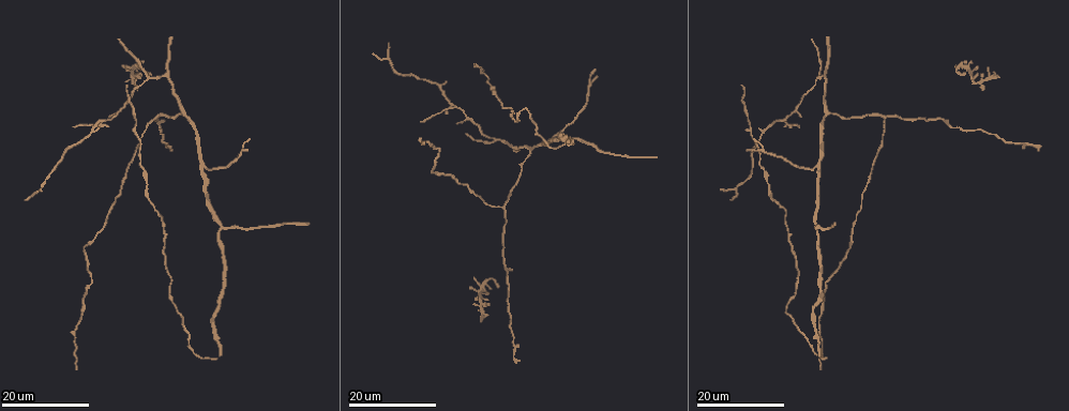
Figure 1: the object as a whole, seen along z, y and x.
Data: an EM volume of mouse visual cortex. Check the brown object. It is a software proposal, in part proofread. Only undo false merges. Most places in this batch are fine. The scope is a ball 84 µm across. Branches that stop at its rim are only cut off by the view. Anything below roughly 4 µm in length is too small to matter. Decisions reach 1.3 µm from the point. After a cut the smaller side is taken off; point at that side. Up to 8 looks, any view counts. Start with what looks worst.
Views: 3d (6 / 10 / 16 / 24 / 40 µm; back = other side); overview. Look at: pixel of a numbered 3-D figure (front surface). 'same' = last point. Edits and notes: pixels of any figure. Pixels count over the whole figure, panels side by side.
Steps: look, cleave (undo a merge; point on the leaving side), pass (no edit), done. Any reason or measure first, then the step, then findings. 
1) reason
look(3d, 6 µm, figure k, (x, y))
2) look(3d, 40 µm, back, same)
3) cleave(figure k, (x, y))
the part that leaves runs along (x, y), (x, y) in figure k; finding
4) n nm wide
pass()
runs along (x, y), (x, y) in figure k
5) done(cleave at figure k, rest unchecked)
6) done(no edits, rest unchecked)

sudden change in width
look(3d, 24 µm, figure 1, (119, 109))

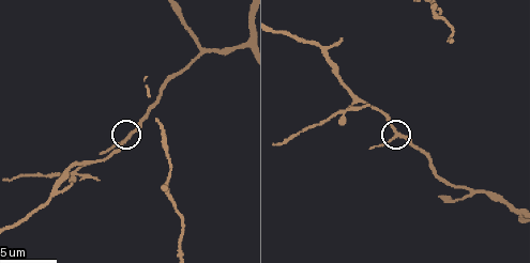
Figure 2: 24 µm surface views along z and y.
look(3d, 6 µm, figure 2, (399, 134))

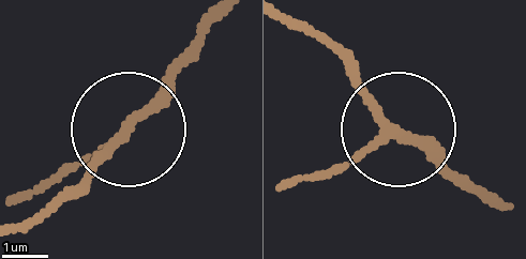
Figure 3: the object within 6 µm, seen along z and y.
from behind
look(3d, 6 µm, back, figure 3, (402, 134))

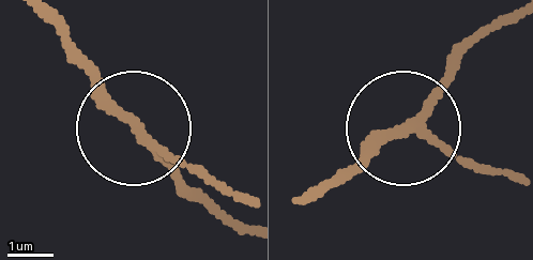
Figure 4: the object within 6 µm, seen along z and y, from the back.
3 arms
pass()
one cell here

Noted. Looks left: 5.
three-way junction
look(3d, 24 µm, figure 1, (221, 229))

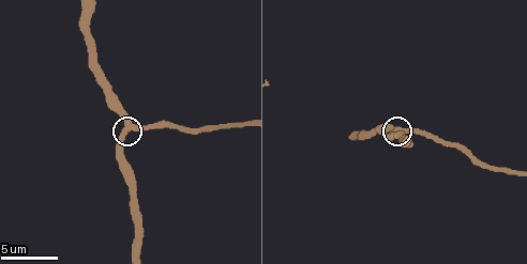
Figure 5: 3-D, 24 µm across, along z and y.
zoom in
look(3d, 10 µm, figure 5, (132, 127))

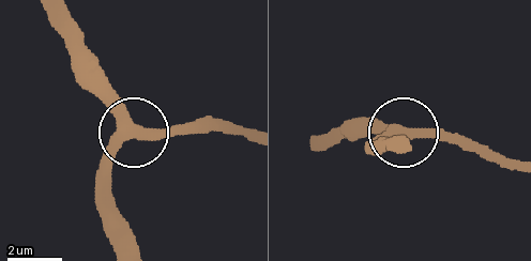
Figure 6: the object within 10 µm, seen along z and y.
pass()
all the same cell

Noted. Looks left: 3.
thick turns thin
look(3d, 24 µm, figure 1, (95, 237))

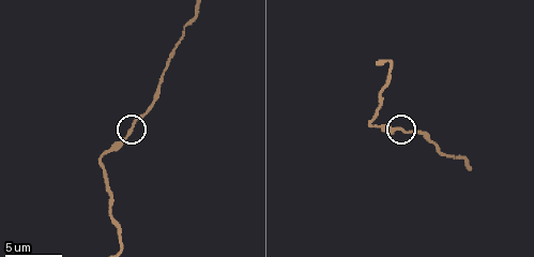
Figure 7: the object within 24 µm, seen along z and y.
look(3d, 6 µm, figure 7, (127, 136))

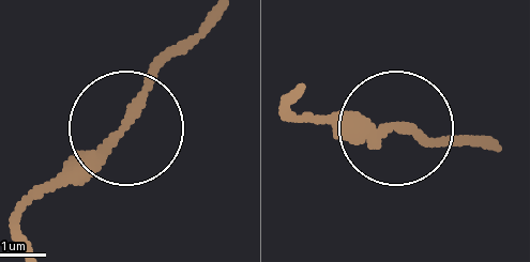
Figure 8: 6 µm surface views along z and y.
pass()
runs along (488, 145), (288, 122) in figure 8; all the same cell

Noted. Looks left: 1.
look(3d, 16 µm, figure 2, (321, 46))

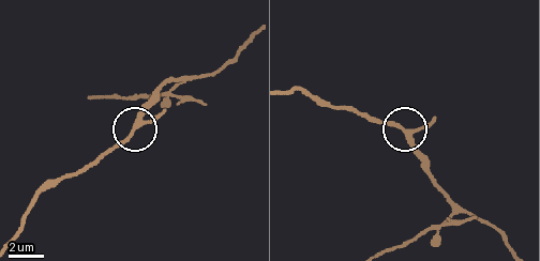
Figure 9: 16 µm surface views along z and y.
pass()
runs along (249, 39), (219, 72), (166, 81), (139, 124), (94, 166) in figure 9; continuous, no second cell

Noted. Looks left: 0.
done(no edits, rest unchecked)

